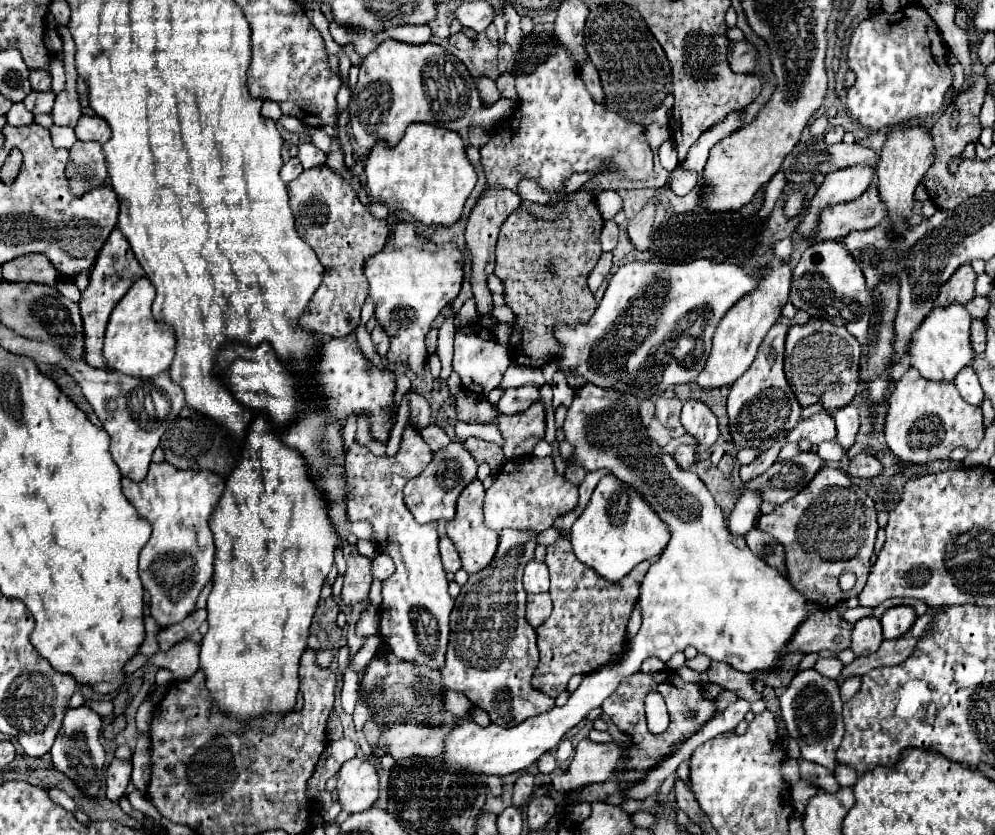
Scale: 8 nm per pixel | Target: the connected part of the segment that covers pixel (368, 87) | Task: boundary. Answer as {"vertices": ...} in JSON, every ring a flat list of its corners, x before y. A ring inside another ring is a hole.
{"vertices":[[386,39,360,65,360,79,348,105,352,119,350,133,360,147,370,151,378,141,394,147,410,123,430,123,460,131,464,127,496,125,510,107,512,103,502,97,486,109,464,63,442,45,410,45]]}

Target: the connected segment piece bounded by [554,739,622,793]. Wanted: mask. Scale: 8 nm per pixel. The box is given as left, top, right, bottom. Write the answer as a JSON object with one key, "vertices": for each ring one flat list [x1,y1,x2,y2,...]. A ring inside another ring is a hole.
{"vertices":[[582,739,576,747,576,753,570,763,570,771,554,777,554,787,560,793,588,787,592,783,604,783,612,777,614,761,622,757,620,743,592,743]]}

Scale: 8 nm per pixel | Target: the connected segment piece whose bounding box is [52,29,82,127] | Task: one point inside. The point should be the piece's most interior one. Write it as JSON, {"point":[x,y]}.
{"point":[66,111]}

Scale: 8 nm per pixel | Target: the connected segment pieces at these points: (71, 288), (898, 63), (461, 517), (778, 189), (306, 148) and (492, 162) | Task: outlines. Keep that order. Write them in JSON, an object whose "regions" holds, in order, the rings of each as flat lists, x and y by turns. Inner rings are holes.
{"regions":[[[56,281,56,289,70,301,78,303,80,301,80,289,74,283,64,283,64,281]],[[908,5,894,15,878,15,880,23,874,25,874,15,858,25,852,33,852,43,848,49,850,69,856,73,856,83,848,91,848,109,850,115,870,131,884,131,890,123,912,123,912,121,926,121,928,117,936,115,948,97,952,87,952,73,948,65,948,47,942,43,940,29,932,21,926,9,920,5],[908,13,918,13,914,17,906,17]],[[476,479,472,481,472,485,468,485,462,493,462,497,458,497,458,507,456,507,456,517,452,521,446,523,448,529,448,537,452,539,452,543,456,545,460,559,462,559,462,567,474,575,480,569,484,569,484,565,490,563,490,559,496,553,498,547,498,533,490,531,488,527,484,527,484,513,482,513,482,505,484,505,484,487,482,483]],[[776,173,776,175,772,177,772,181,766,185,764,205,762,205,762,209,758,211,758,219,766,219,766,217,772,213,772,209,774,209,774,203,776,203,776,199,782,195,784,187,786,187,784,173]],[[302,143,298,147,298,159,300,159,304,169,310,169,310,167,326,163,326,153,320,151,318,147,314,147,312,143]],[[560,49,554,55,550,55,544,63,540,63,534,71,520,73,516,77,516,89,520,97,520,107,516,109,516,117,514,119,510,117,506,125,502,125,496,131,494,139,480,149,488,187,502,185,506,189,516,191,518,183,528,177,556,197,556,191,560,191,564,179,568,179,572,173,596,171,602,165,608,165,612,173,624,175,630,181,646,181,652,175,654,153,644,137,644,127,636,123,626,123,620,115,608,111,600,103,594,103,586,85,580,79,576,65,572,65,572,59,566,51]]]}

